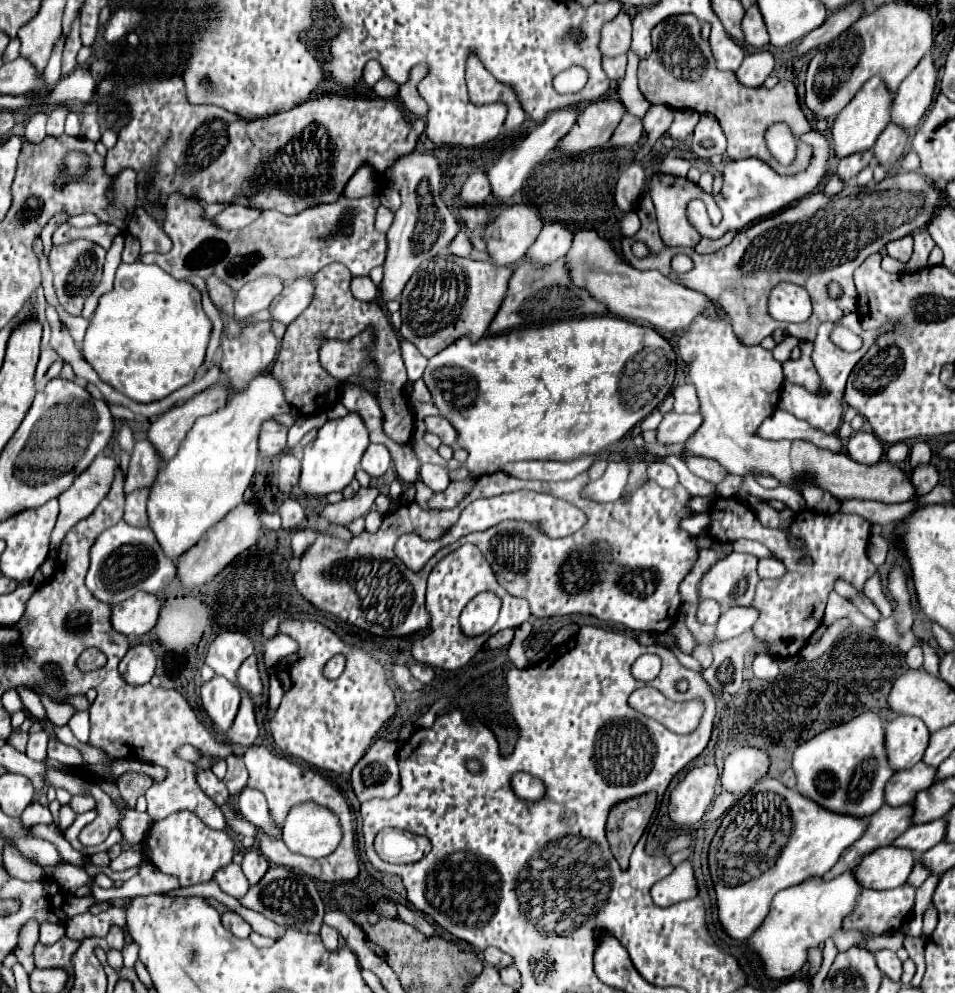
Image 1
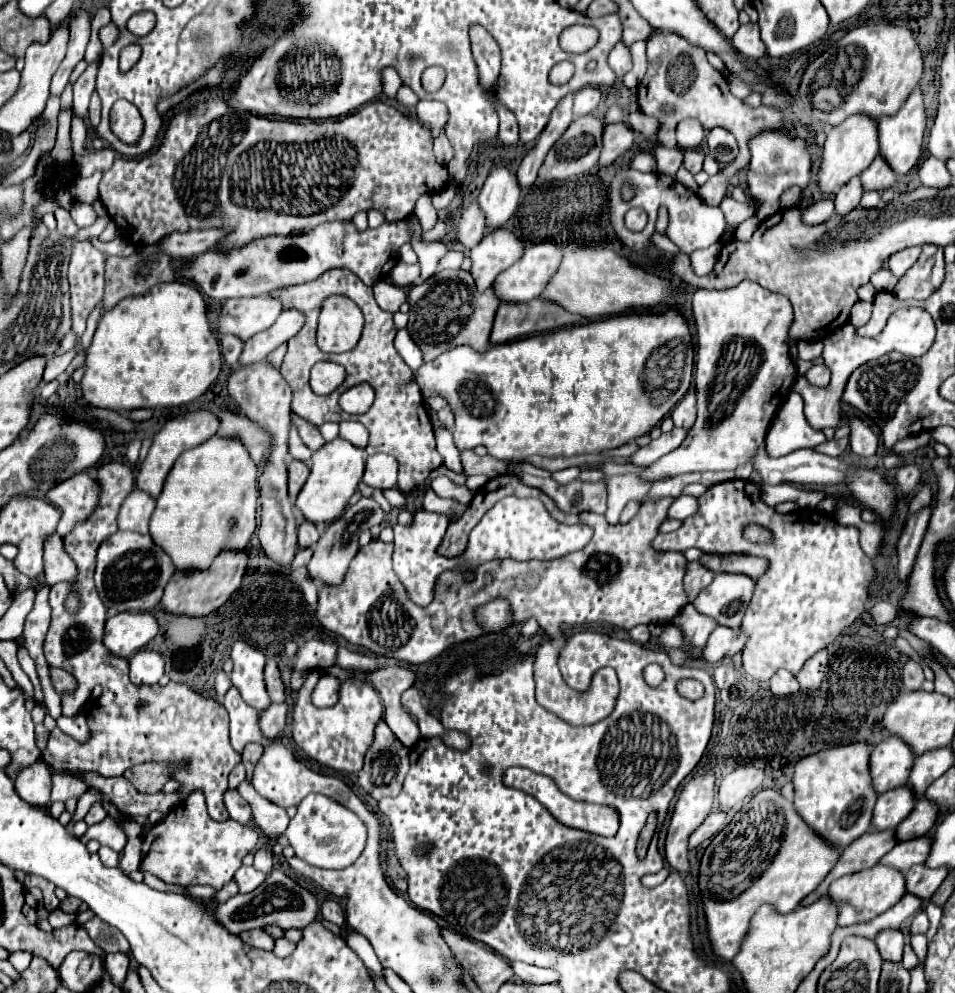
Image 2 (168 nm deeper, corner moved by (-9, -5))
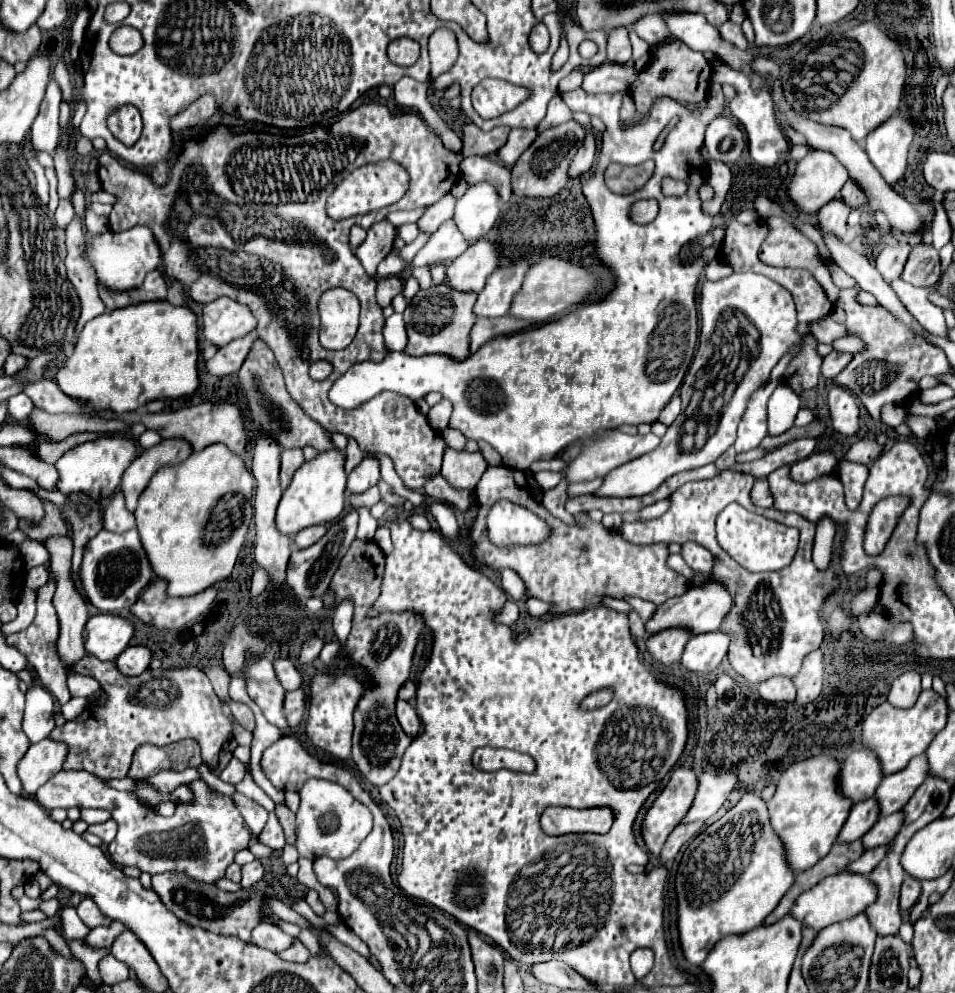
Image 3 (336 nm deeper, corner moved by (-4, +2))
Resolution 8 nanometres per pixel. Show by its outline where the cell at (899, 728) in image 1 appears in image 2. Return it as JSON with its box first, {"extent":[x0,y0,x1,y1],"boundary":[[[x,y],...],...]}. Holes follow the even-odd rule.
{"extent":[869,736,915,794],"boundary":[[[889,736],[881,740],[873,748],[869,764],[875,790],[883,794],[885,790],[905,784],[913,764],[915,756],[909,744],[905,744],[905,740],[901,740],[899,736]]]}

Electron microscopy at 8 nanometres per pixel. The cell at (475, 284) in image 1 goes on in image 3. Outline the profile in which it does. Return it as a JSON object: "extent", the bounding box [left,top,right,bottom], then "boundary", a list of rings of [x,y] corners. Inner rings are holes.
{"extent":[404,285,476,361],"boundary":[[[446,285],[418,291],[404,311],[404,321],[408,329],[408,345],[404,353],[408,355],[440,353],[452,357],[454,361],[464,361],[468,357],[470,329],[476,323],[476,315],[472,313],[474,303],[476,303],[474,293],[456,293]]]}

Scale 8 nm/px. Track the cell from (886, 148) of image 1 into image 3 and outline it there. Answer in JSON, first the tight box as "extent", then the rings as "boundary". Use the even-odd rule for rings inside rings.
{"extent":[840,181,866,209],"boundary":[[[848,181],[848,183],[842,187],[840,199],[844,199],[844,203],[846,203],[850,209],[858,209],[858,207],[864,207],[864,205],[866,205],[866,195],[860,191],[860,187],[858,187],[854,181]]]}

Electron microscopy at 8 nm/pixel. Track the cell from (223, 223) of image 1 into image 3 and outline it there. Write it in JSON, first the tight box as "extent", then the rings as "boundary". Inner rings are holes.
{"extent":[84,225,160,291],"boundary":[[[136,225],[128,231],[114,233],[108,231],[104,235],[84,235],[84,259],[96,271],[98,285],[108,291],[128,291],[142,285],[146,273],[154,271],[160,265],[160,249],[156,247],[154,235],[148,227]]]}

